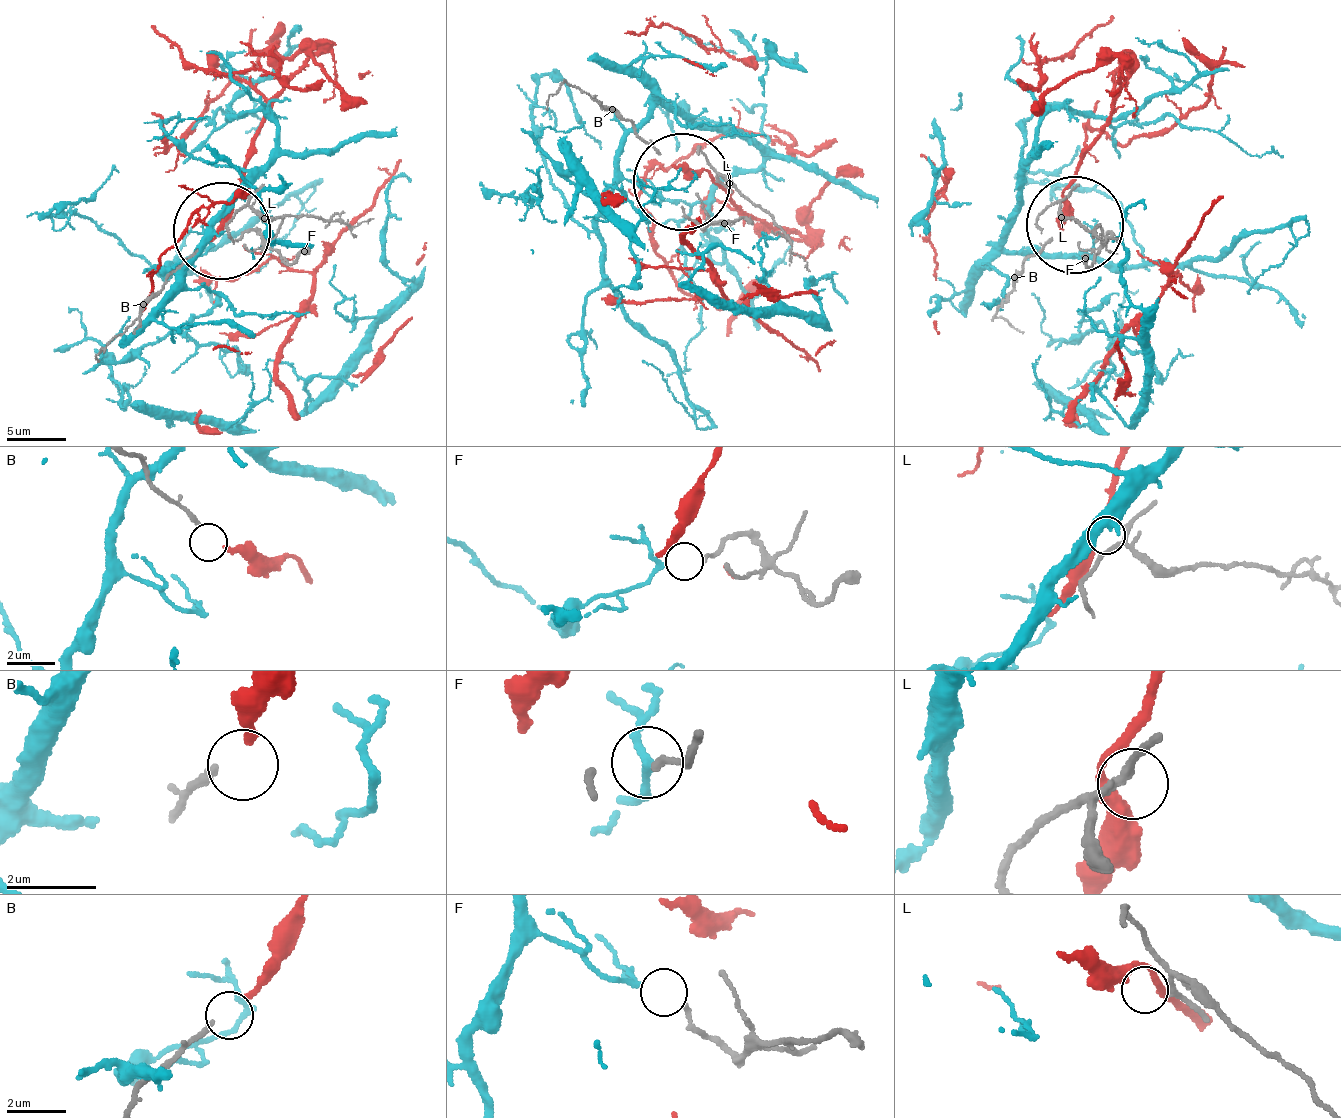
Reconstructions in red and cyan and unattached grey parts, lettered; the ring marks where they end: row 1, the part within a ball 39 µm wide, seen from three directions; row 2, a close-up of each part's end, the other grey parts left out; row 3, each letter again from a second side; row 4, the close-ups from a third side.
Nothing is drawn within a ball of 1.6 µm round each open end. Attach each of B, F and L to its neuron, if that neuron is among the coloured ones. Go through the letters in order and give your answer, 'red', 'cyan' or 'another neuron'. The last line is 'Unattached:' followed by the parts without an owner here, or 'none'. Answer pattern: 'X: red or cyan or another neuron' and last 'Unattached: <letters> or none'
B: red
F: cyan
L: another neuron
Unattached: L

